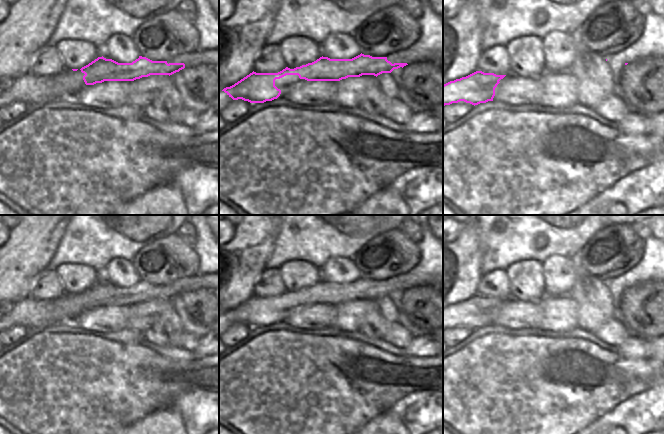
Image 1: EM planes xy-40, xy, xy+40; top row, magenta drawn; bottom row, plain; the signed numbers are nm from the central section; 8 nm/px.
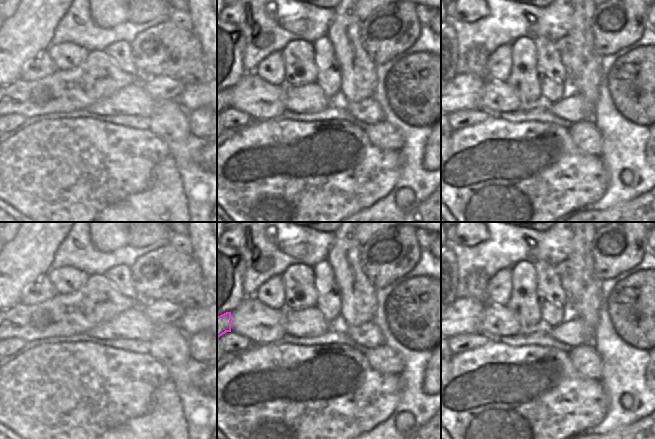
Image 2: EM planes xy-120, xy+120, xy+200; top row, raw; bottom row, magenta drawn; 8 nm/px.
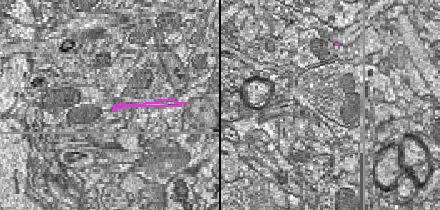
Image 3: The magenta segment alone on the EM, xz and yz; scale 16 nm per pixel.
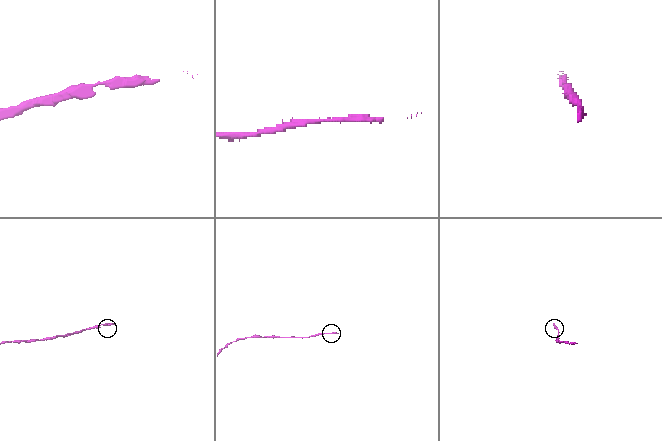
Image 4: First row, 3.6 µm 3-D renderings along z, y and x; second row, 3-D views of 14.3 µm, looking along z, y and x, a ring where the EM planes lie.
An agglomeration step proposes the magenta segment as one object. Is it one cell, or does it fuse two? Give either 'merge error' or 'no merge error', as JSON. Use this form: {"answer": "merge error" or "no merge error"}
{"answer": "no merge error"}

